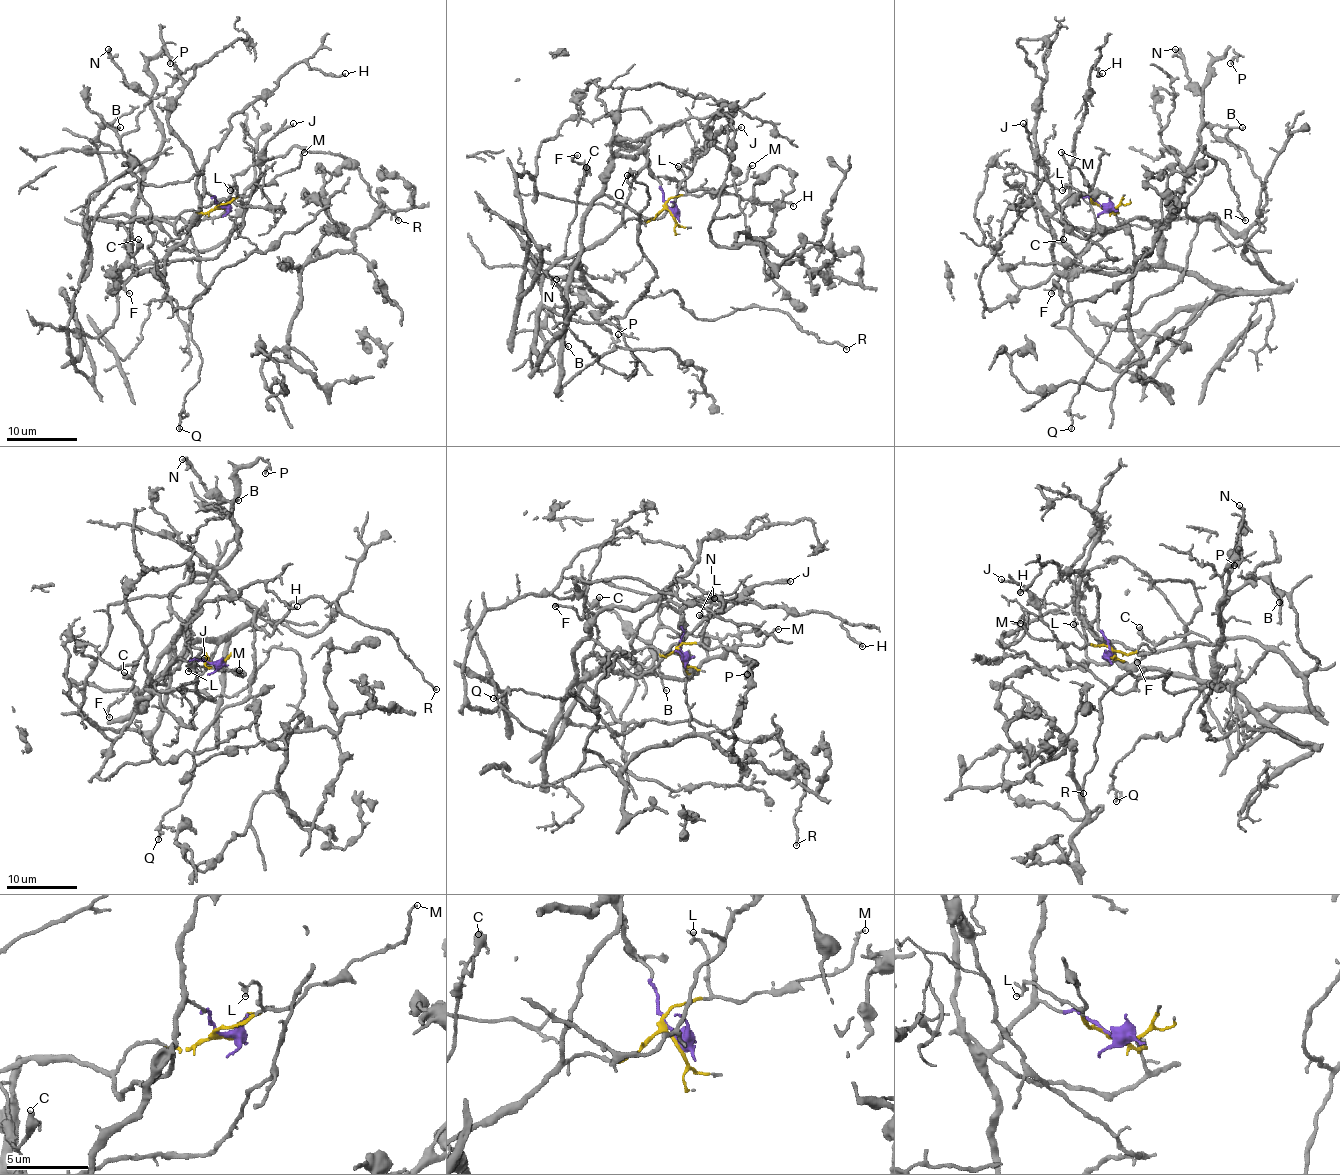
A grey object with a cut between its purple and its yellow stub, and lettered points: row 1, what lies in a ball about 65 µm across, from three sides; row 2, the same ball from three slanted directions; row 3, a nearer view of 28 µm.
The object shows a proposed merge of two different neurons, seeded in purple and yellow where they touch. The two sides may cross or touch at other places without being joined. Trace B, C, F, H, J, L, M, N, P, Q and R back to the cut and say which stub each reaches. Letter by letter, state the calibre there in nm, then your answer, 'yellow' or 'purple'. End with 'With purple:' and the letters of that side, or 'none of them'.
B: calibre 100 nm; yellow
C: calibre 280 nm; yellow
F: calibre 150 nm; yellow
H: calibre 200 nm; purple
J: calibre 150 nm; purple
L: calibre 150 nm; yellow
M: calibre 140 nm; yellow
N: calibre 130 nm; purple
P: calibre 200 nm; purple
Q: calibre 170 nm; yellow
R: calibre 170 nm; yellow
With purple: H, J, N, P

